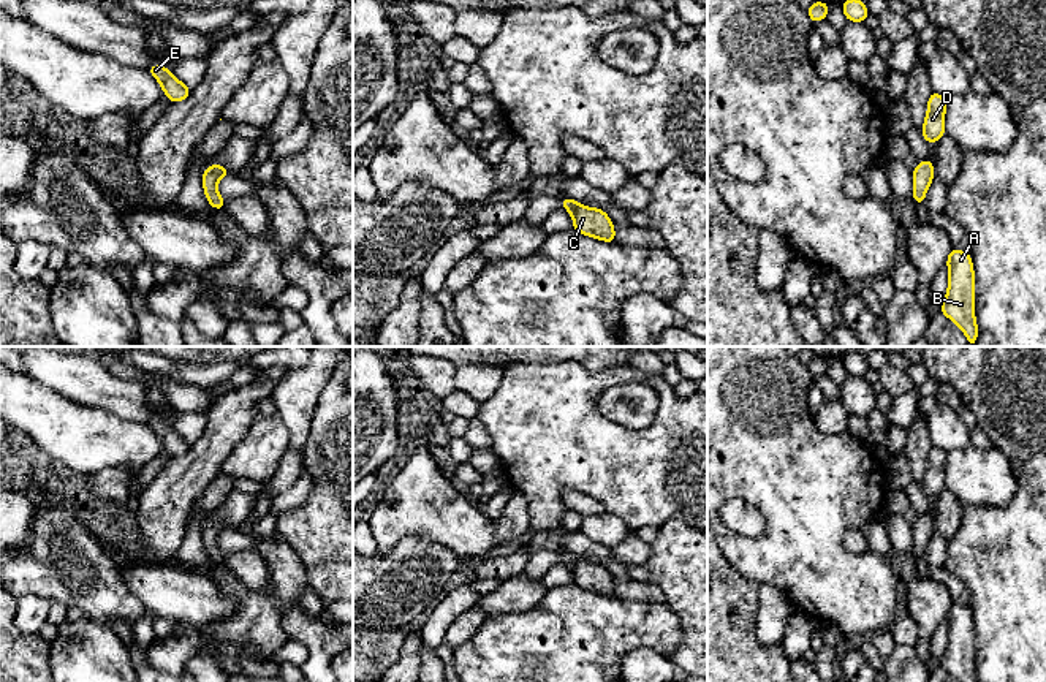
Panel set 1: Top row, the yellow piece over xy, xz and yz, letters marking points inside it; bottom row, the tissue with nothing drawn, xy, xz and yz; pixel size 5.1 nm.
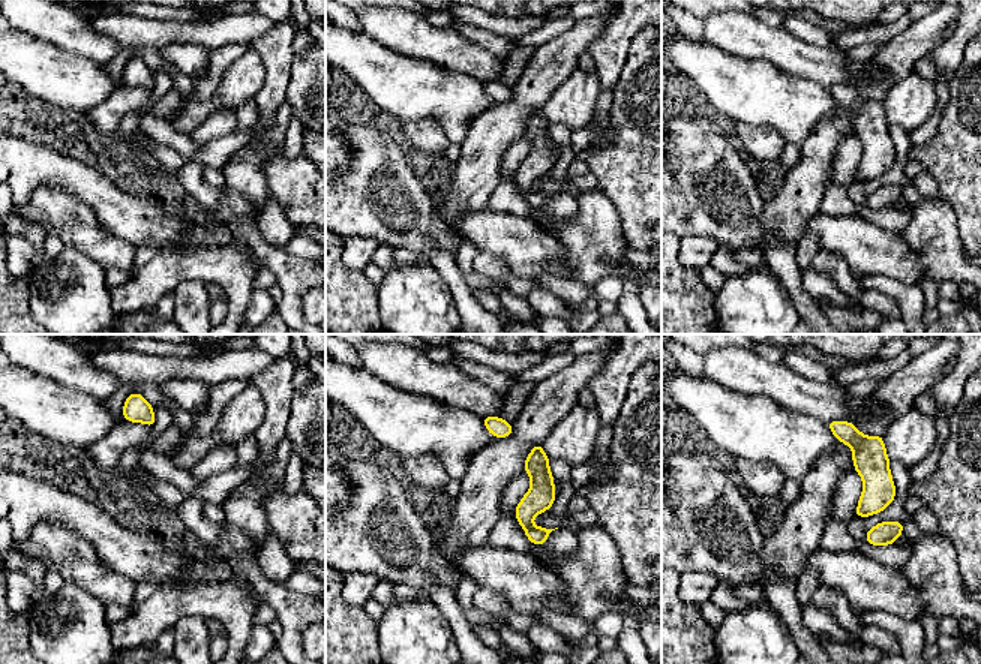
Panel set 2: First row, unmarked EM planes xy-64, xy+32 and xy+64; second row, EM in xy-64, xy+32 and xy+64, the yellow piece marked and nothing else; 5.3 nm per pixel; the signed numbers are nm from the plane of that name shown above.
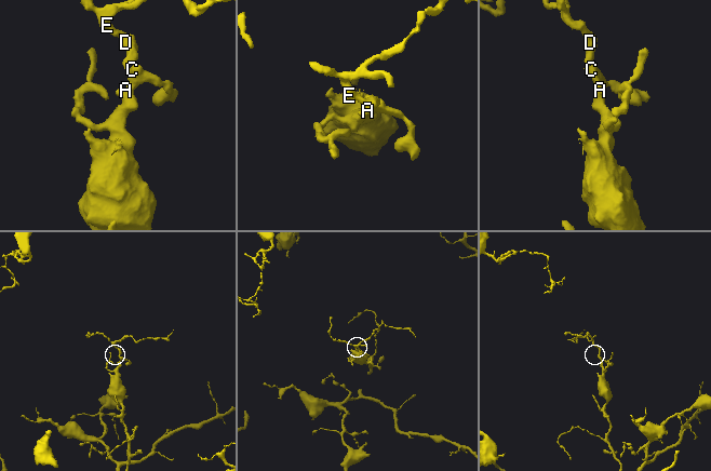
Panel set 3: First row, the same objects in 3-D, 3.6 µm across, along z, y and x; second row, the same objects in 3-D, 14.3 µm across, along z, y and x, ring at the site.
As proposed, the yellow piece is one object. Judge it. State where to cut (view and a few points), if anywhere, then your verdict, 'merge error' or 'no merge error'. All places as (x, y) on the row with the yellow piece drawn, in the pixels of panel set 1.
no cut; no merge error

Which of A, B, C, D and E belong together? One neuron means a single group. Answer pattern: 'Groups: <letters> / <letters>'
Groups: A B C D E

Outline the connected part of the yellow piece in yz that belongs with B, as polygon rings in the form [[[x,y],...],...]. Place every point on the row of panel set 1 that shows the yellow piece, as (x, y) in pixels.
[[[953,248],[946,260],[948,291],[940,304],[940,312],[953,320],[967,335],[968,347],[978,339],[975,320],[975,274],[968,252]]]

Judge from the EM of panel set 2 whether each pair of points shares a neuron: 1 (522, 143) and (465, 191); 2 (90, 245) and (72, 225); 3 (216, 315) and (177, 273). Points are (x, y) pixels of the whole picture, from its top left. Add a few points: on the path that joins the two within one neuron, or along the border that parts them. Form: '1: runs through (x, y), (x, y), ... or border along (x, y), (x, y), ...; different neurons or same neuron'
1: border along (524, 135), (507, 146), (501, 159), (500, 179); different neurons
2: runs through (87, 240), (77, 230); same neuron
3: border along (228, 303), (228, 312), (224, 318); different neurons

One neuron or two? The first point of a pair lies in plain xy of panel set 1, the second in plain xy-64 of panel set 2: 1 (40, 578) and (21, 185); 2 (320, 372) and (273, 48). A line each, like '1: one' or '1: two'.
1: two
2: one

